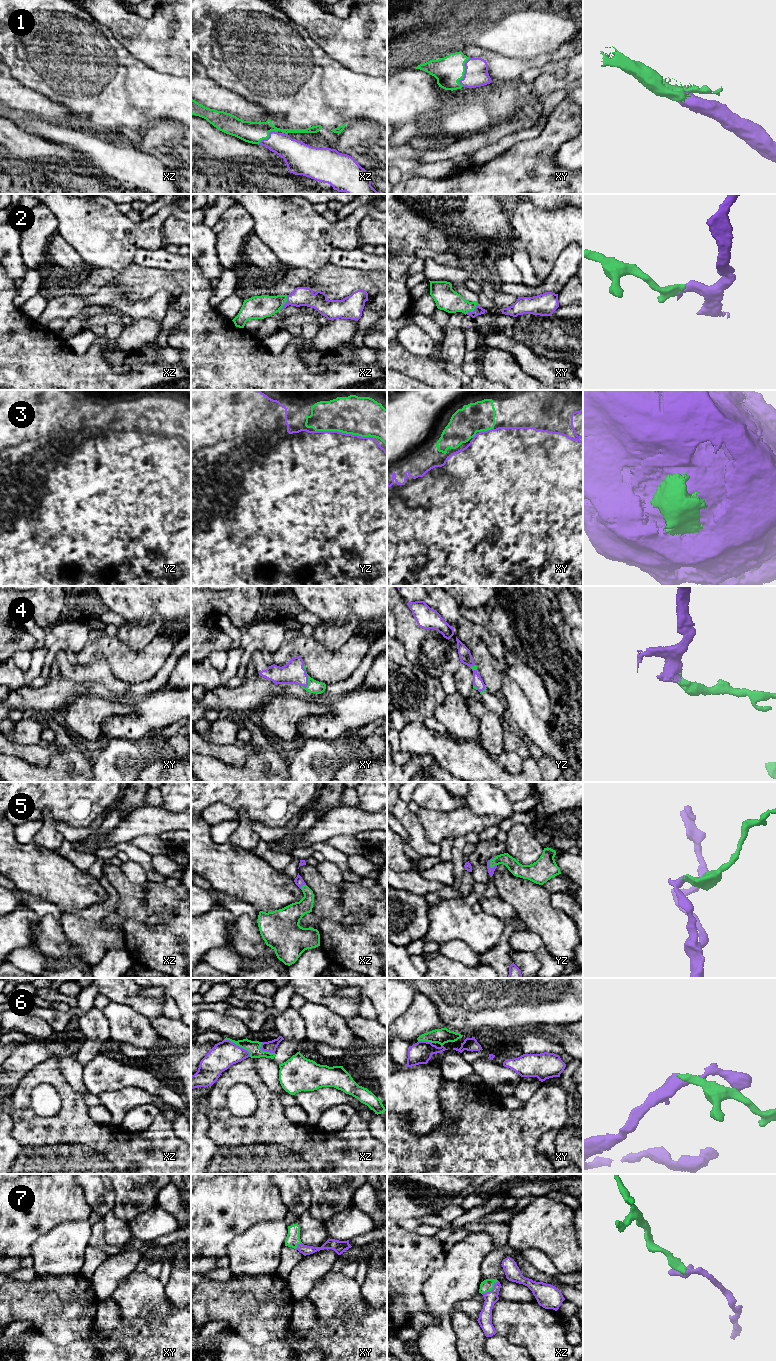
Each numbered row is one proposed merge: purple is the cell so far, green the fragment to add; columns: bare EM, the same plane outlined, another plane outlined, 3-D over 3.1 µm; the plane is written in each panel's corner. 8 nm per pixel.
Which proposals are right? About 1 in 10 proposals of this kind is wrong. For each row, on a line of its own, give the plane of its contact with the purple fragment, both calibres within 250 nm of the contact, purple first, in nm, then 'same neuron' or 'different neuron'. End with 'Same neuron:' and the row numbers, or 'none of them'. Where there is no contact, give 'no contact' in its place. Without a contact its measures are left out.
1: contact in xy; calibres 190 and 220 nm; same neuron
2: contact in xy; calibres 70 and 180 nm; same neuron
3: contact in yz; calibres 500 and 320 nm; same neuron
4: contact in xy; calibres 180 and 100 nm; same neuron
5: contact in yz; calibres 50 and 110 nm; same neuron
6: contact in xz; calibres 200 and 110 nm; different neuron
7: contact in xz; calibres 110 and 100 nm; same neuron
Same neuron: 1, 2, 3, 4, 5, 7

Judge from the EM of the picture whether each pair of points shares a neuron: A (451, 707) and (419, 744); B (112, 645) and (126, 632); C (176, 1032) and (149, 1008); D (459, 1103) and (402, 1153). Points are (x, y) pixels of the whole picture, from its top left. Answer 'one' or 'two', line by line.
A: two
B: two
C: two
D: one

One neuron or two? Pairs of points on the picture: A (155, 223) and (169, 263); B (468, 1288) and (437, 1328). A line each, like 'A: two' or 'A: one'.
A: two
B: one

